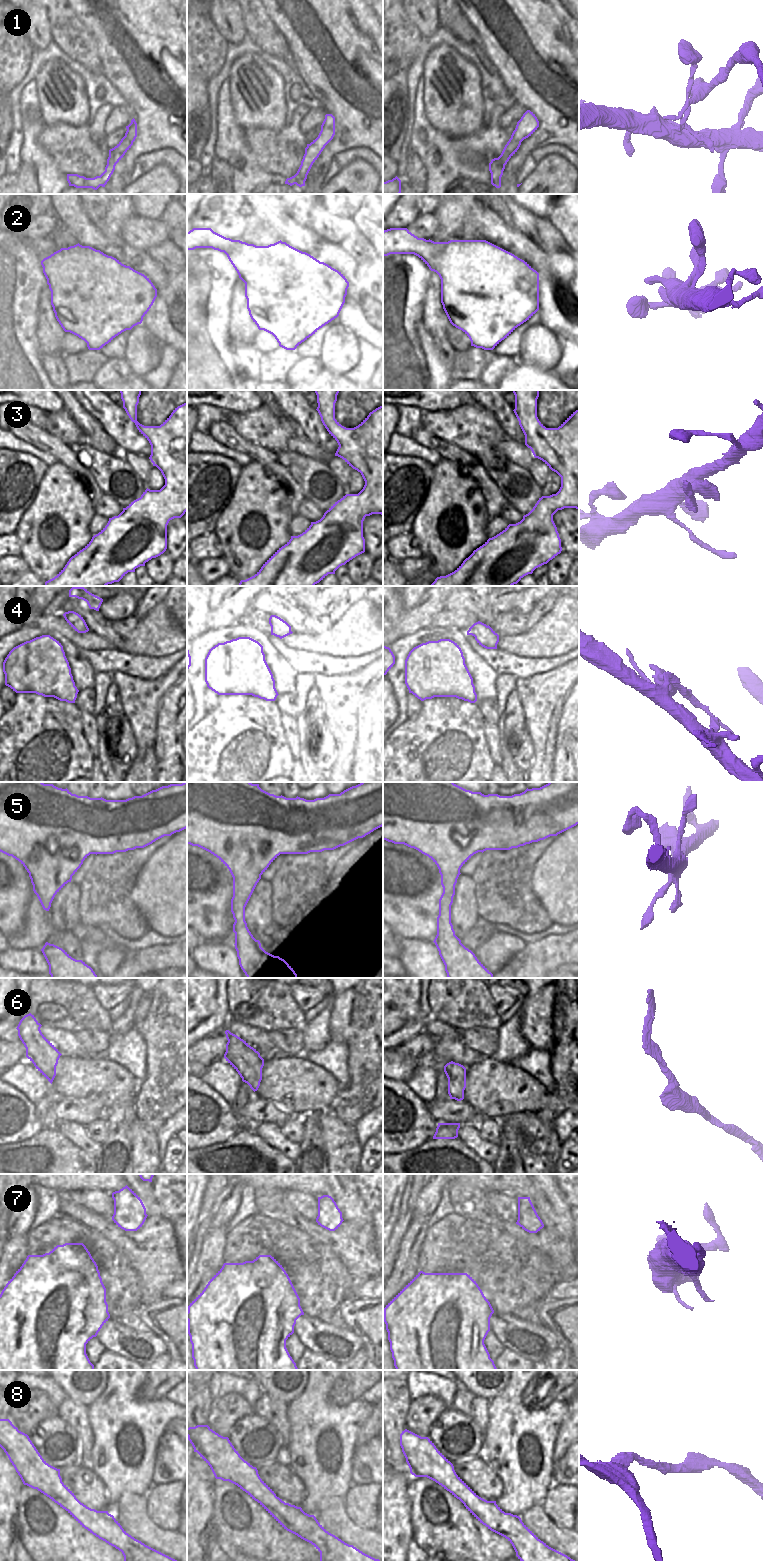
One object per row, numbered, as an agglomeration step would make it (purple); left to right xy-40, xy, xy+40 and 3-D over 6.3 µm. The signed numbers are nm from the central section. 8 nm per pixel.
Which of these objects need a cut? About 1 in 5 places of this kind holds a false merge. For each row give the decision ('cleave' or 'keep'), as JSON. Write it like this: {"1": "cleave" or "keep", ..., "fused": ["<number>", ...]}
{"1": "cleave", "2": "keep", "3": "keep", "4": "cleave", "5": "keep", "6": "keep", "7": "keep", "8": "keep", "fused": ["1", "4"]}

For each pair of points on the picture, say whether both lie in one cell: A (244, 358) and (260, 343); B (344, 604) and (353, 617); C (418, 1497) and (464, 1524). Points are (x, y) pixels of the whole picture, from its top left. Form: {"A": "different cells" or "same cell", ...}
{"A": "different cells", "B": "different cells", "C": "same cell"}

